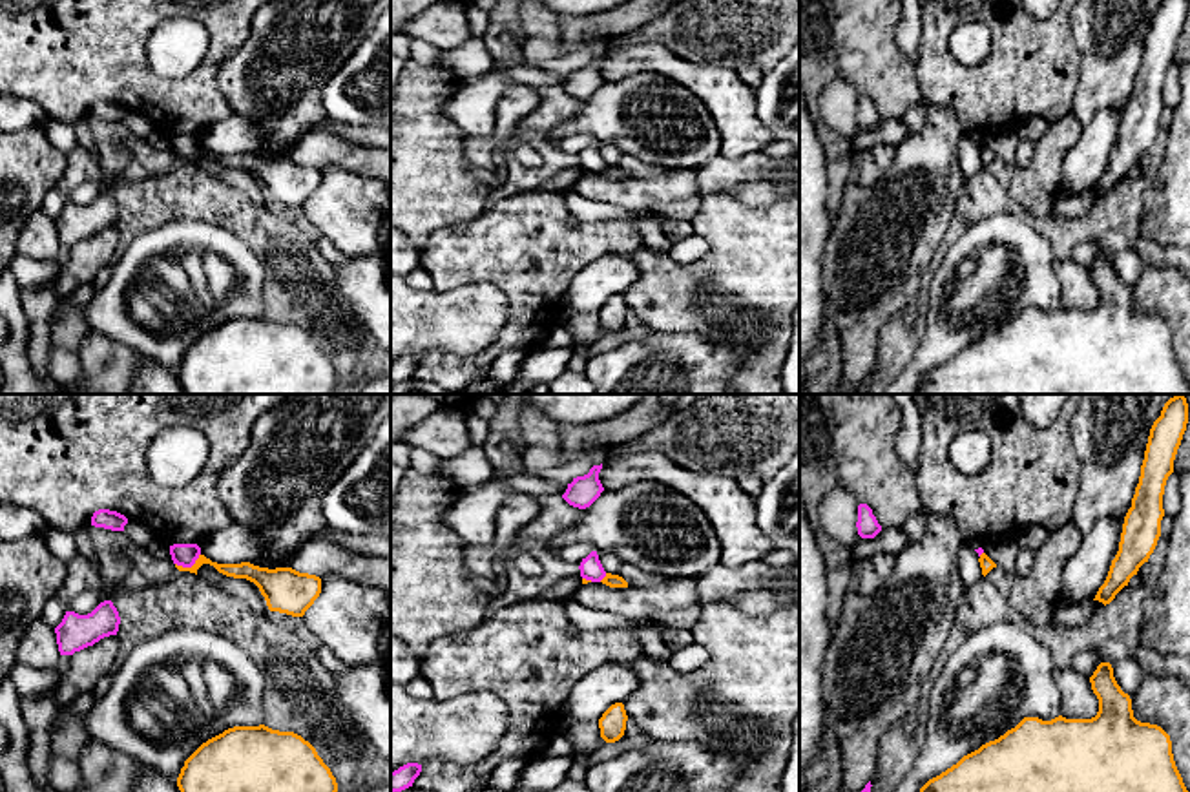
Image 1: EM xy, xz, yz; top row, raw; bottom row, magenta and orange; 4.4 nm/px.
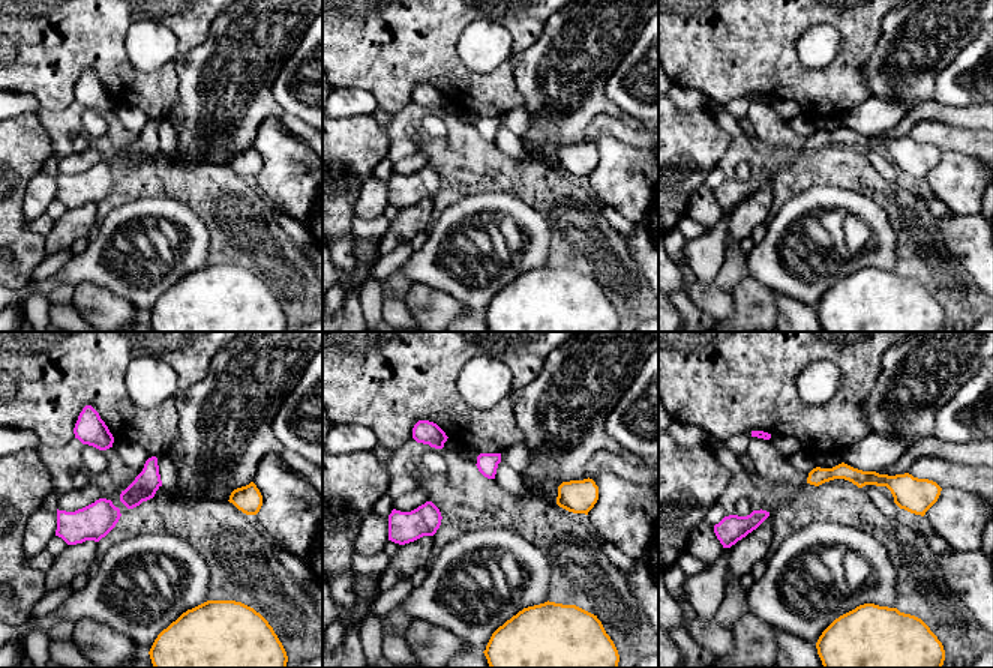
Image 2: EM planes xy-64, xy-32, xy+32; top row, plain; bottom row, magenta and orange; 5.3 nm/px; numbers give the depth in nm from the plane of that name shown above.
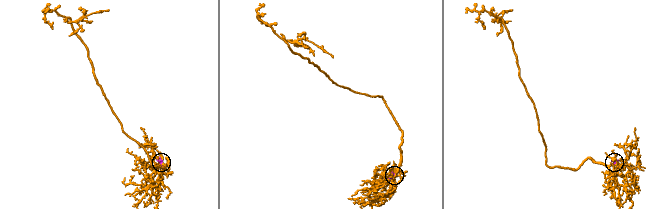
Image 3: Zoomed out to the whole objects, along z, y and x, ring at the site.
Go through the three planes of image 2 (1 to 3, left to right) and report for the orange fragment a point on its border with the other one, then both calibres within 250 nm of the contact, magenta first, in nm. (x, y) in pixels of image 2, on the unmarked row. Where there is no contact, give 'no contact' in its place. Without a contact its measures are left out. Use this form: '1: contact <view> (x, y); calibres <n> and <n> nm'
1: no contact
2: no contact
3: no contact

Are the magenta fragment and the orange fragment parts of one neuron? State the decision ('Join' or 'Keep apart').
Keep apart

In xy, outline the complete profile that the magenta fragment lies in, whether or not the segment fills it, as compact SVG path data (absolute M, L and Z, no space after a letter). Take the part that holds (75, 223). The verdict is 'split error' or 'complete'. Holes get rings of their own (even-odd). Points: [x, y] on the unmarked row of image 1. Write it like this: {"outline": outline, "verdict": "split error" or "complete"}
{"outline": "M111 192L100 193L91 204L66 203L55 219L60 246L73 246L104 228L117 226L120 208Z", "verdict": "complete"}

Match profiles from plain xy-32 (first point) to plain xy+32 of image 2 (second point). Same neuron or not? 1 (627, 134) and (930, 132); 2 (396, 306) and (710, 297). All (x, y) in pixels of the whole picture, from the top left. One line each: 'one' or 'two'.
1: one
2: one

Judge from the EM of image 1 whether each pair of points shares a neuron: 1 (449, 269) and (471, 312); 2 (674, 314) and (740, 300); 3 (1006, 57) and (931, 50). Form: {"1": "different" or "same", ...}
{"1": "different", "2": "same", "3": "same"}

